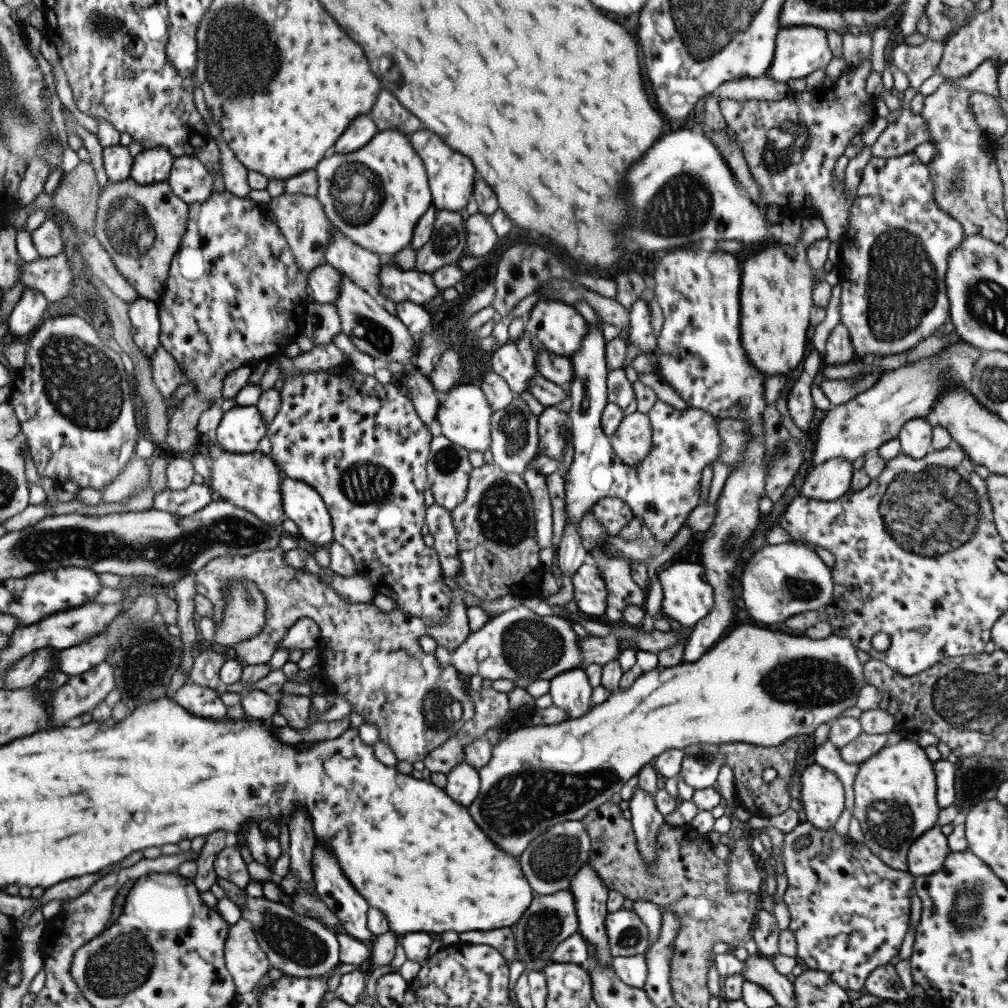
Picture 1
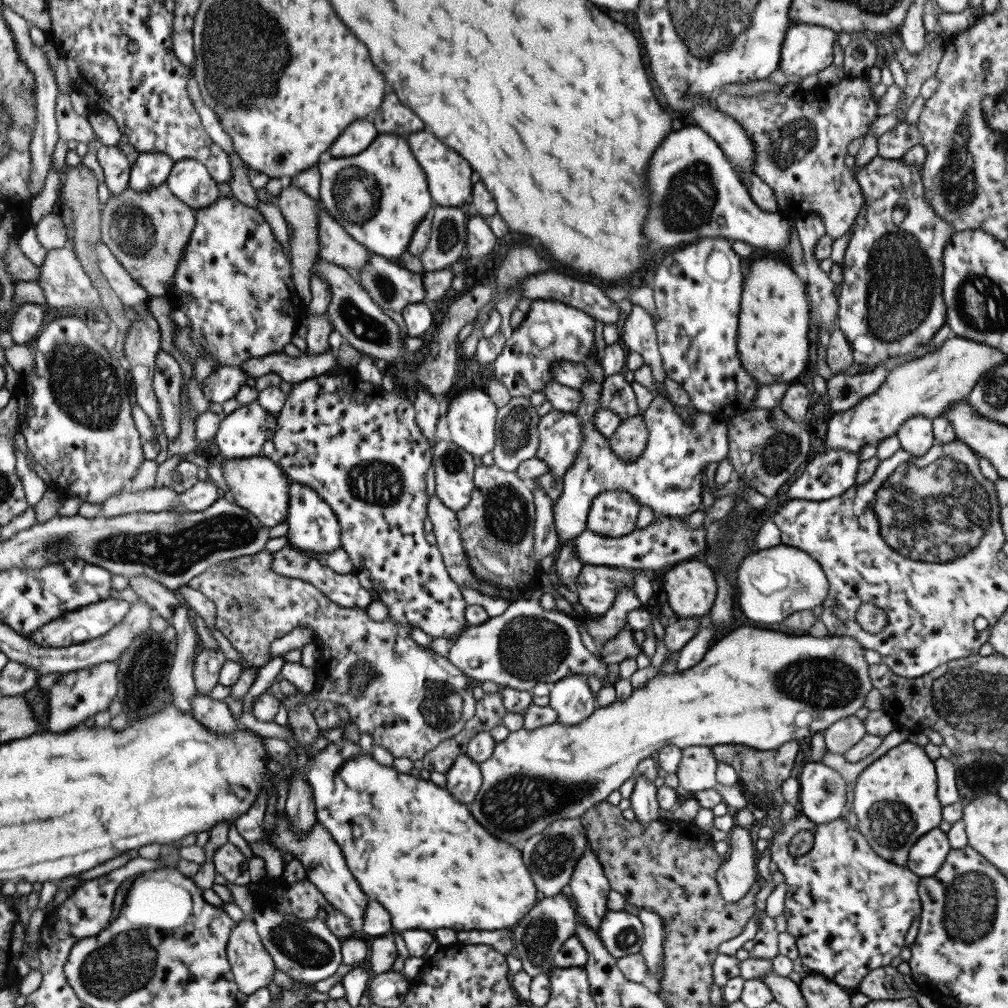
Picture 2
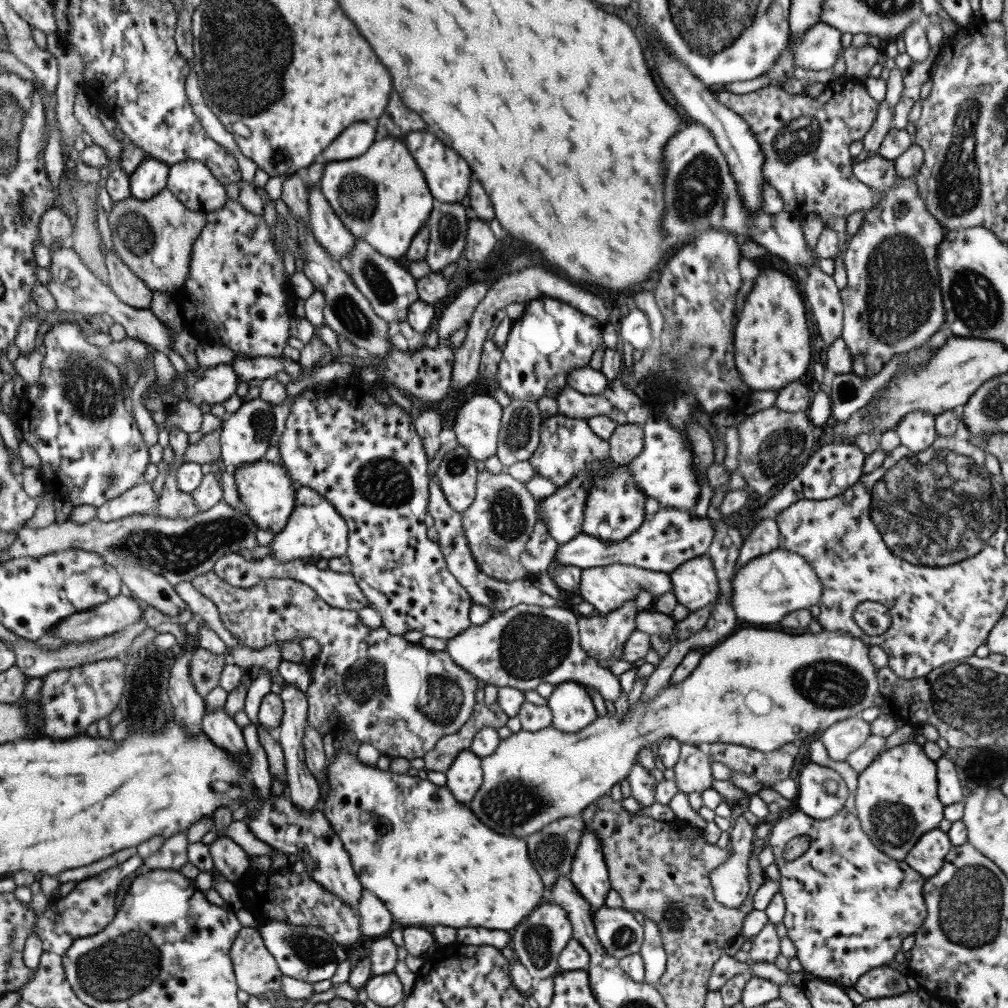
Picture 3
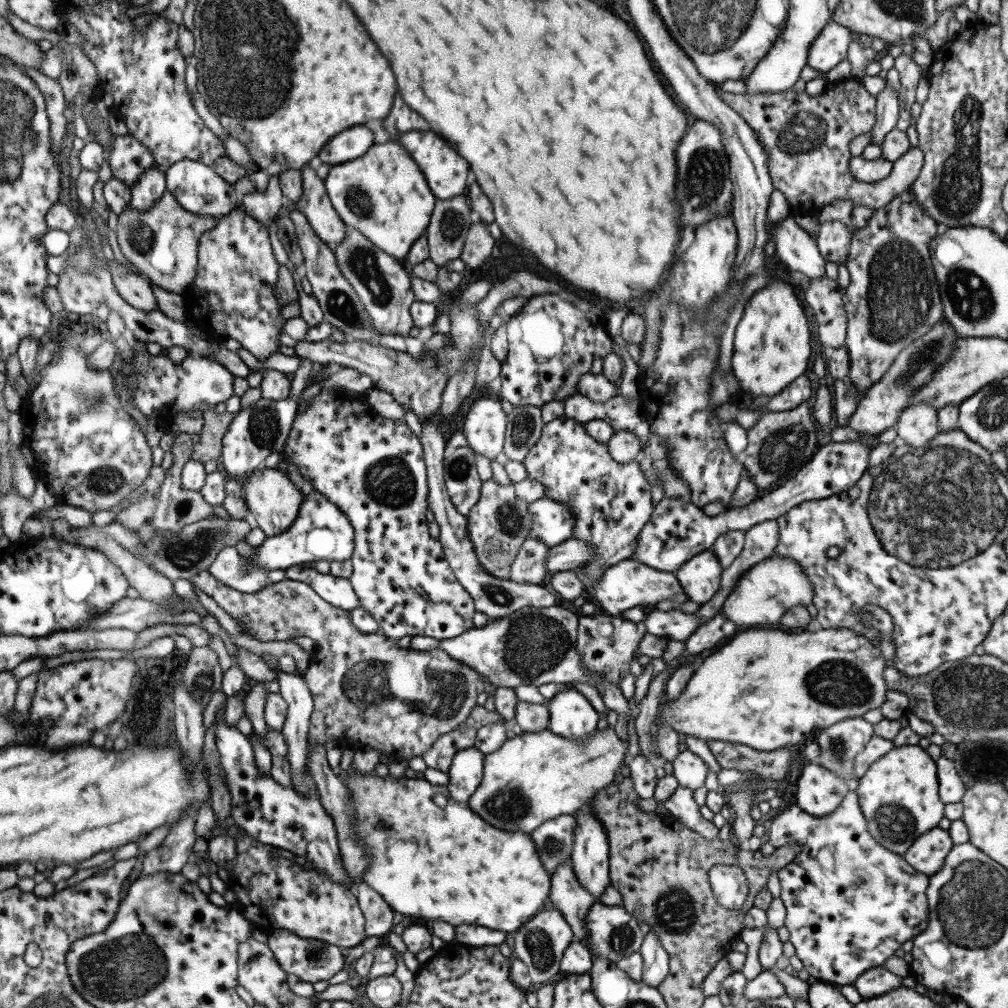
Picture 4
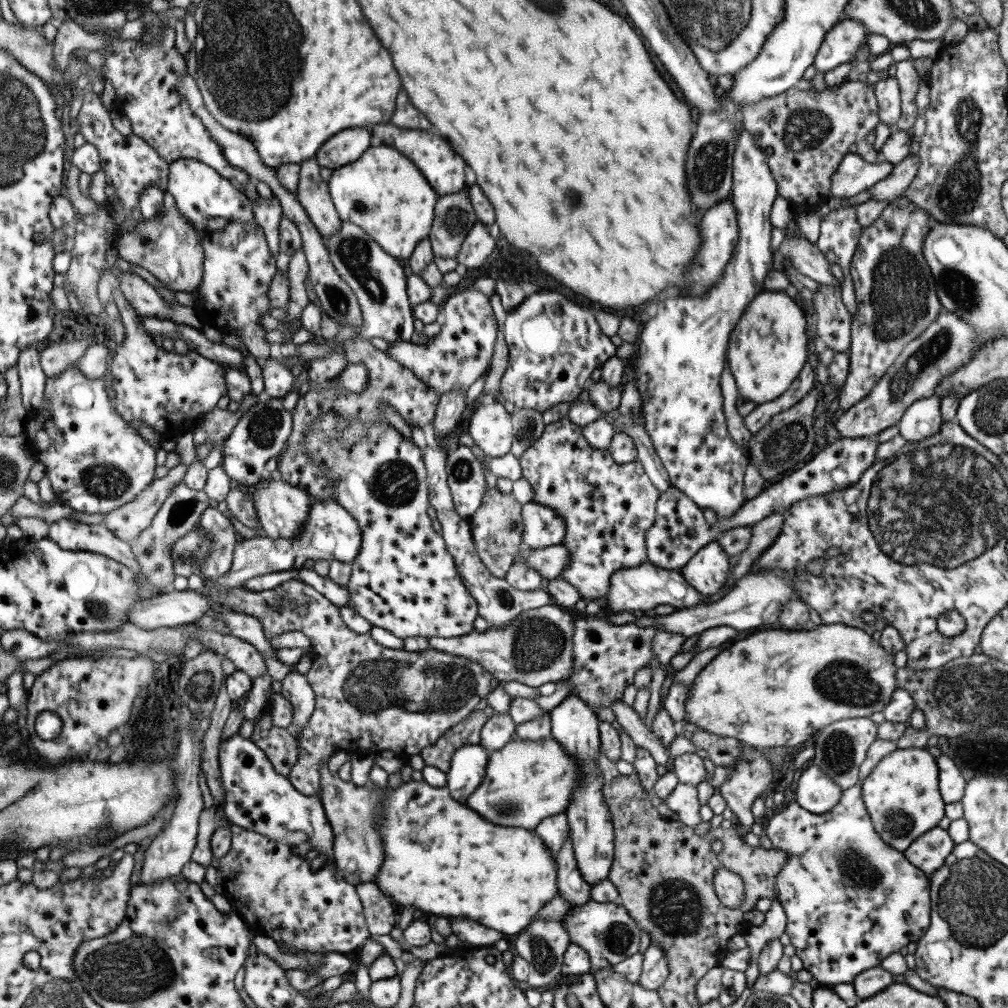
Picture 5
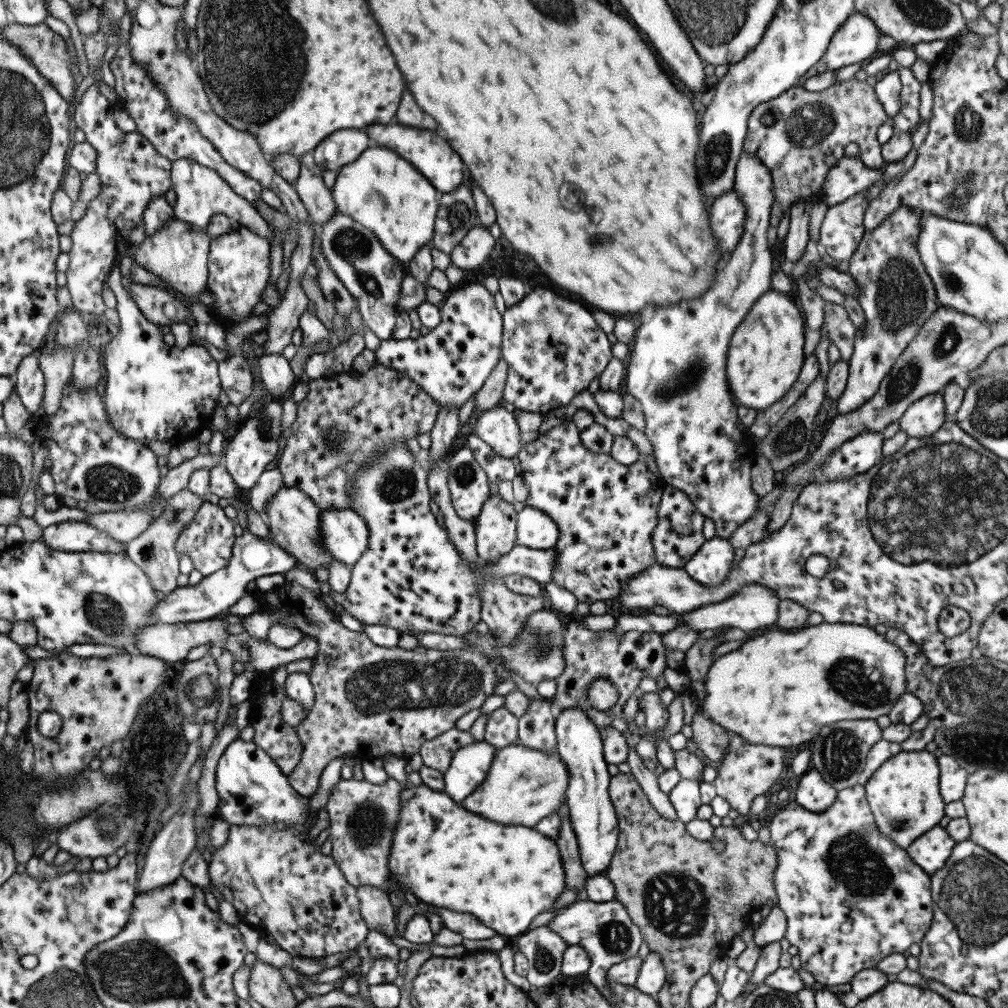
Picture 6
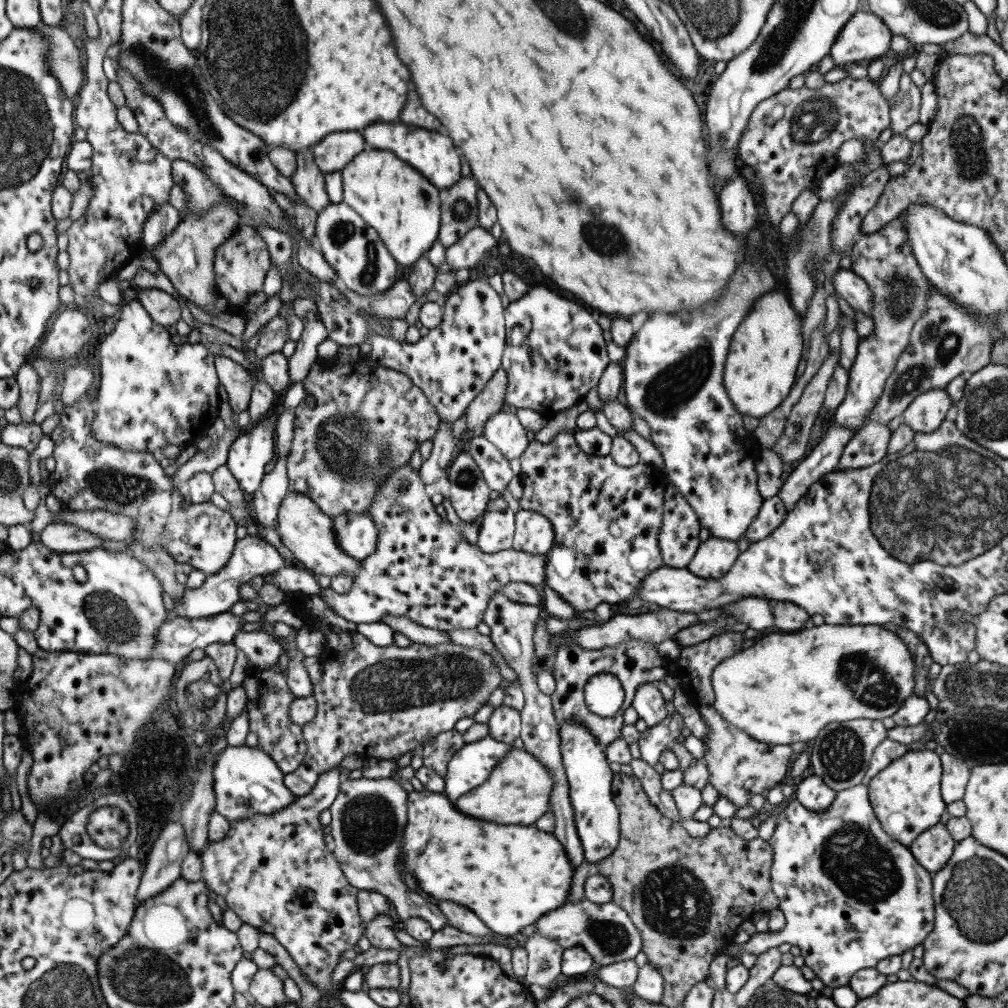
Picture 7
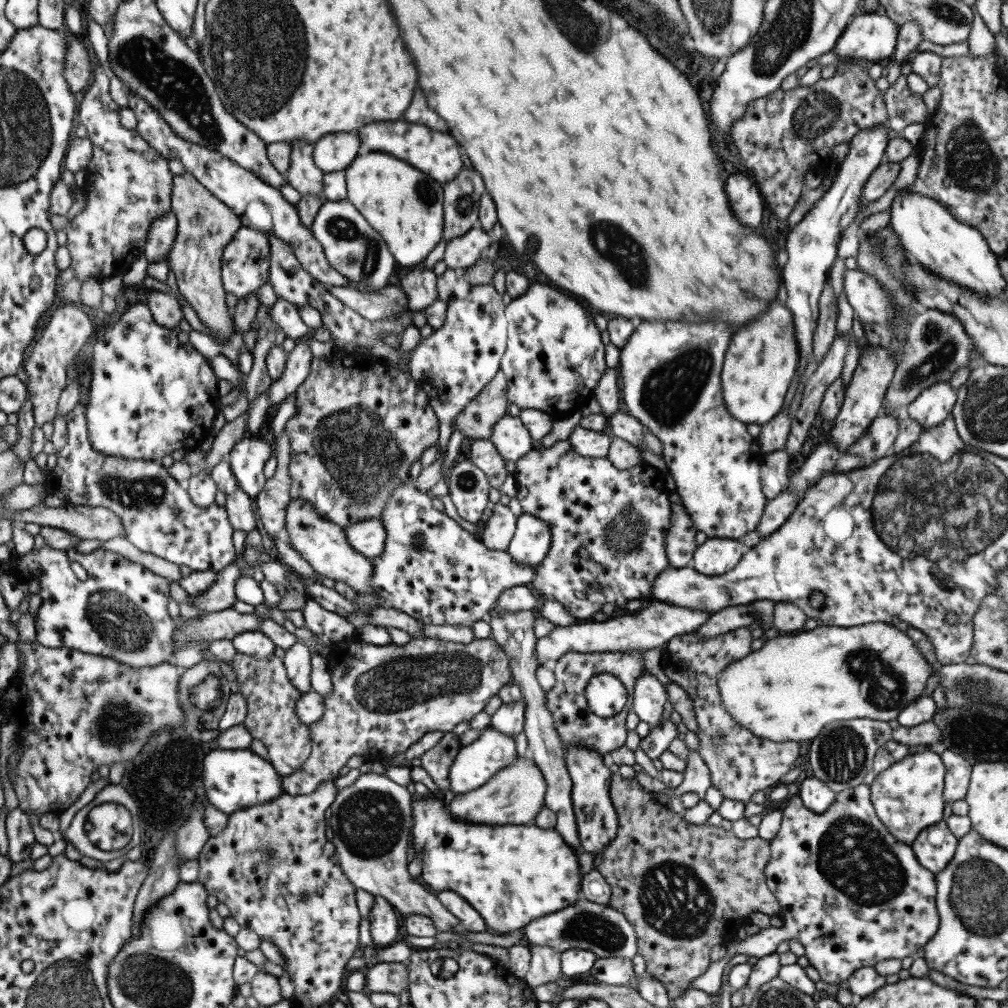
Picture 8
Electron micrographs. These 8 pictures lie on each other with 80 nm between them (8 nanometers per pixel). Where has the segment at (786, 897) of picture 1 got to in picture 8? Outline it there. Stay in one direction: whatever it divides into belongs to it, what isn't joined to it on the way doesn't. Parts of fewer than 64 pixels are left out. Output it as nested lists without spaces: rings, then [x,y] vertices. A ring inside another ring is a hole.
[[[861,783],[836,793],[825,812],[811,812],[797,794],[790,796],[780,811],[780,827],[769,841],[770,857],[764,875],[769,892],[780,906],[777,914],[782,918],[782,925],[769,926],[742,941],[728,941],[723,960],[727,962],[735,954],[761,958],[772,953],[780,942],[796,940],[802,944],[808,965],[817,970],[820,980],[843,986],[859,968],[872,967],[890,958],[905,961],[905,957],[915,957],[915,952],[938,929],[934,873],[917,862],[910,845],[895,840],[887,832],[874,813],[869,787]]]

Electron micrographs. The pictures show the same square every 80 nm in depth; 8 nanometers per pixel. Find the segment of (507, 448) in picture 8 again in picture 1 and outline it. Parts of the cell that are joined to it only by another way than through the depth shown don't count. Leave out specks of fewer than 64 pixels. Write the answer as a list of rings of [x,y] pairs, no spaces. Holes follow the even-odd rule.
[[[456,384],[447,392],[443,403],[438,405],[435,421],[439,424],[441,435],[453,444],[461,445],[465,450],[483,452],[490,443],[491,407],[486,401],[480,387],[467,384]]]

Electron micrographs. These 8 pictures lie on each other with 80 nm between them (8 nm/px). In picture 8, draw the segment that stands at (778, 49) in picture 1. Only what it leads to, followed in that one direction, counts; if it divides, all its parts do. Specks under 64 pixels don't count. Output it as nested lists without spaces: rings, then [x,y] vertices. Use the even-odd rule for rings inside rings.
[[[880,12],[852,16],[839,35],[832,51],[839,59],[863,58],[884,63],[892,56],[898,26]]]

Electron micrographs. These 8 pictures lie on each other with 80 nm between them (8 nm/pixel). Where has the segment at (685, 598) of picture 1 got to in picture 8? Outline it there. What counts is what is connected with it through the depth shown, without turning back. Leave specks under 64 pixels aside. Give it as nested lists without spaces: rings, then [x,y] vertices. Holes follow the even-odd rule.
[[[706,539],[693,551],[690,566],[705,576],[719,576],[732,569],[747,549],[737,539]]]

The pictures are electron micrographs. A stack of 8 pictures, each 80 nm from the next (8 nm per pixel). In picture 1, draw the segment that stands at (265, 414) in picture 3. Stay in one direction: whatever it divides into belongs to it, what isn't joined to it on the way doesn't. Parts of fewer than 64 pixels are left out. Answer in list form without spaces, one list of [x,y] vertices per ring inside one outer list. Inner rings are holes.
[[[234,406],[223,413],[211,437],[227,452],[253,452],[267,430],[261,418],[255,406]]]

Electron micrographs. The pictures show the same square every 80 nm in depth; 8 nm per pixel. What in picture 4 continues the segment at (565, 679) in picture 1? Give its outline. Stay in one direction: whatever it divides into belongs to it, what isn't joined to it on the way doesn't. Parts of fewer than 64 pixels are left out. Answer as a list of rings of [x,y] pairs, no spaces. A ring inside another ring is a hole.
[[[573,688],[557,692],[546,706],[547,730],[565,738],[584,739],[596,729],[598,714],[593,706]]]

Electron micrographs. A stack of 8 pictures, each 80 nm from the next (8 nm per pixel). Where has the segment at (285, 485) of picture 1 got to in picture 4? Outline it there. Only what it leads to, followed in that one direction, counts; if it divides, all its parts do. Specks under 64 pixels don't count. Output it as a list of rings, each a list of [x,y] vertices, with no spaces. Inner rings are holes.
[[[313,491],[302,496],[297,516],[282,533],[266,539],[256,548],[253,557],[241,557],[252,575],[259,568],[283,570],[291,565],[302,565],[304,562],[317,560],[342,561],[351,556],[353,550],[353,529],[348,518],[329,502],[320,492]]]

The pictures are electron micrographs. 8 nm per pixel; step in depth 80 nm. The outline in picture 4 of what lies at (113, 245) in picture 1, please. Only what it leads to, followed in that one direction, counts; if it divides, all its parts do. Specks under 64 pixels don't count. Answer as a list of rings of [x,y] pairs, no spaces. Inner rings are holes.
[[[170,192],[151,204],[147,212],[139,212],[127,204],[117,216],[115,238],[121,254],[134,266],[138,275],[169,292],[183,293],[188,290],[197,274],[197,241],[203,232],[208,231],[219,218],[195,216],[185,212]]]

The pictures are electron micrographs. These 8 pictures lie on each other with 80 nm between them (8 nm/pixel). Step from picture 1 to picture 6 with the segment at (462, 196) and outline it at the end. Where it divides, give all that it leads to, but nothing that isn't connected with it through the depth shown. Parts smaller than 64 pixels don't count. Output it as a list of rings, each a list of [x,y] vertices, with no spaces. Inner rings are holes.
[[[375,124],[365,128],[367,130],[367,138],[371,142],[375,142],[377,147],[385,146],[393,152],[397,152],[401,158],[405,158],[415,170],[419,170],[431,184],[433,188],[437,188],[441,193],[452,192],[454,188],[462,184],[461,160],[459,156],[443,142],[443,138],[435,136],[429,130],[417,130],[417,128],[407,128],[407,126],[389,126],[389,124]]]

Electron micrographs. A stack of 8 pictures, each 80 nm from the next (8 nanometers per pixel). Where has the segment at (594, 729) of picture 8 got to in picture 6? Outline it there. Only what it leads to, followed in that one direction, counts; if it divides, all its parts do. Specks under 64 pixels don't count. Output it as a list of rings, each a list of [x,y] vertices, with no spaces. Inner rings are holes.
[[[568,618],[563,634],[563,664],[565,669],[554,680],[556,684],[555,695],[550,703],[557,705],[558,709],[567,707],[579,707],[596,724],[598,731],[610,725],[613,716],[623,716],[621,704],[629,696],[637,694],[637,685],[640,680],[650,677],[653,680],[661,676],[661,672],[666,668],[664,650],[660,642],[660,636],[649,632],[649,634],[639,634],[635,630],[617,634],[615,630],[593,632],[577,624],[577,619]],[[603,678],[607,679],[617,695],[616,703],[608,712],[598,711],[587,702],[587,689],[593,681]]]

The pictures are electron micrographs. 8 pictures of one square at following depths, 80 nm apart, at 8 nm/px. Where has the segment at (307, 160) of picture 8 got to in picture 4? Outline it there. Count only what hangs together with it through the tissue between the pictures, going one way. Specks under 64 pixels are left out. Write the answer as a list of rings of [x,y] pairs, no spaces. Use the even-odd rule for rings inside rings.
[[[314,163],[301,168],[302,192],[295,202],[297,211],[303,213],[313,232],[328,244],[339,244],[346,235],[347,226],[339,219],[325,195],[323,180],[315,176]]]

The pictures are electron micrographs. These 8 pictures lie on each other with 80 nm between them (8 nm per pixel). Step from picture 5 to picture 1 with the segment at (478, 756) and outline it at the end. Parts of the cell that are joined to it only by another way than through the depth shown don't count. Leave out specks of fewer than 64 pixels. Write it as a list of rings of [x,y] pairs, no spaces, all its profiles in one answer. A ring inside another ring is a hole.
[[[461,761],[446,773],[444,793],[460,806],[467,807],[475,800],[479,792],[480,778],[477,771]]]

